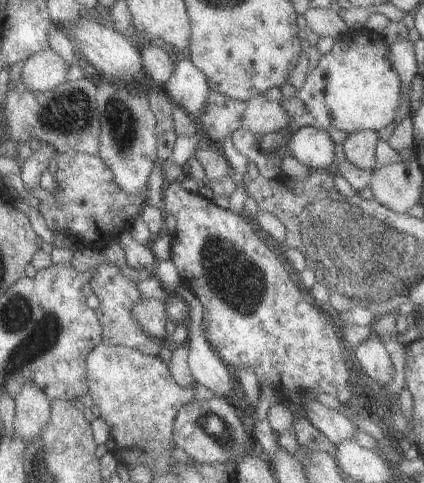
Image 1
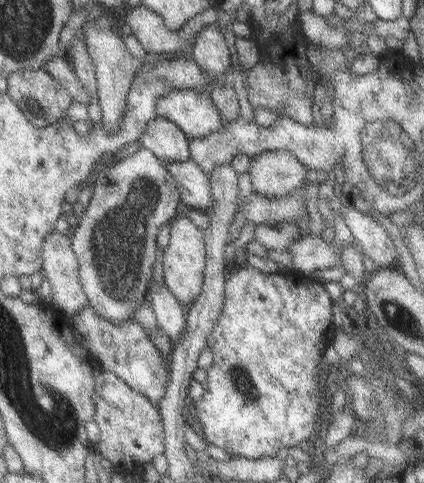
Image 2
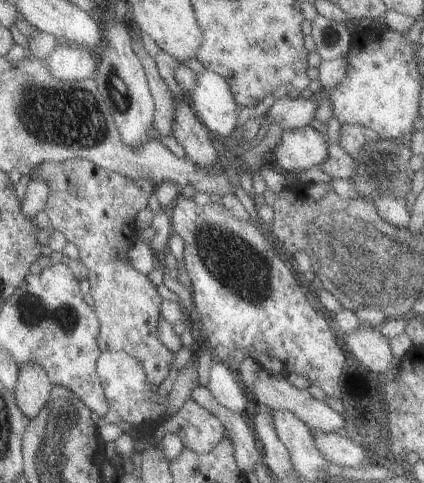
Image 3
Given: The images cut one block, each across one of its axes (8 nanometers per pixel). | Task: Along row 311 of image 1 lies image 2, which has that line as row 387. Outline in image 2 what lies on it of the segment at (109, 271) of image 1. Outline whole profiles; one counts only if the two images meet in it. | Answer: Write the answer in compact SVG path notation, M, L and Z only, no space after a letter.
M99 370L95 374L95 424L99 428L99 442L95 448L101 452L101 456L113 464L119 464L119 460L129 460L139 466L151 464L151 458L157 454L163 454L163 422L159 408L143 394L135 392L129 384L125 384L121 378L117 378L111 372Z

